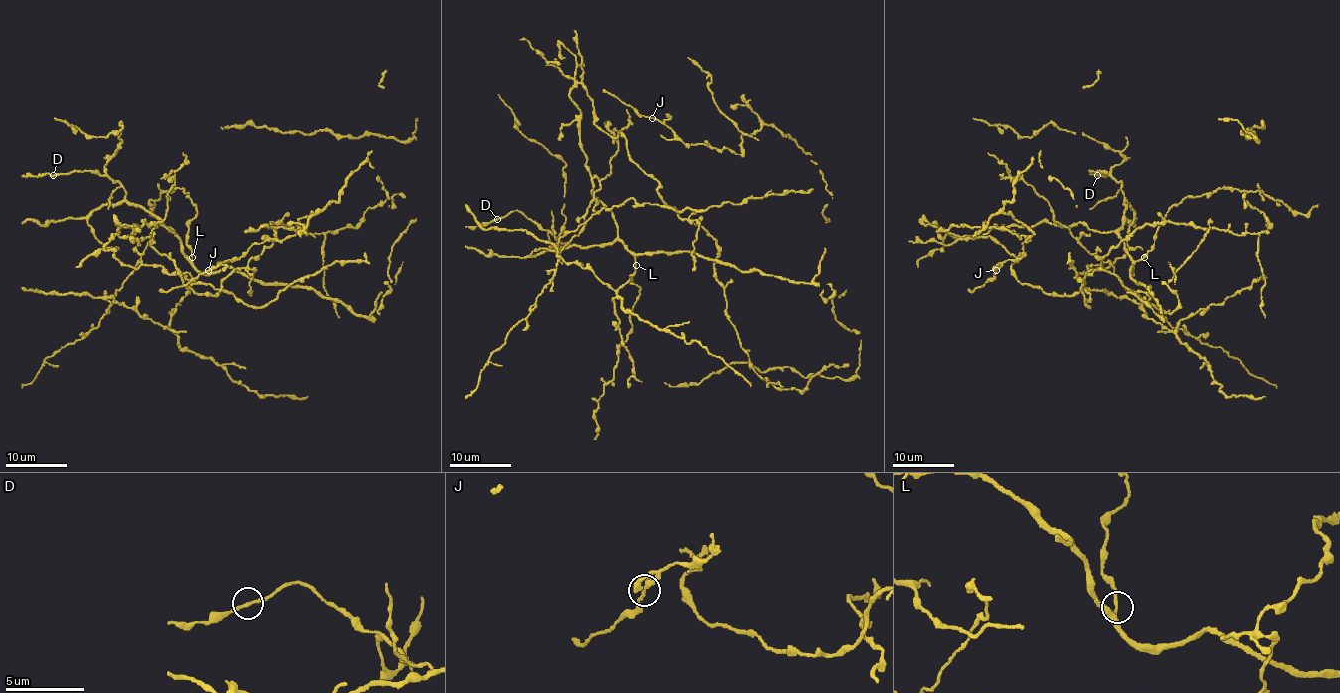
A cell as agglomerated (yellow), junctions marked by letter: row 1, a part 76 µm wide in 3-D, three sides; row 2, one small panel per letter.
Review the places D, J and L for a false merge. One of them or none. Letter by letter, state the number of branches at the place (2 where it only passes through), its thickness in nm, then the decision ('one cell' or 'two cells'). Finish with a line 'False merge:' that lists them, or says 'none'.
D: 2 branches meet; 200 nm thick; one cell
J: 2 branches meet; 200 nm thick; one cell
L: 2 branches meet; 200 nm thick; one cell
False merge: none

